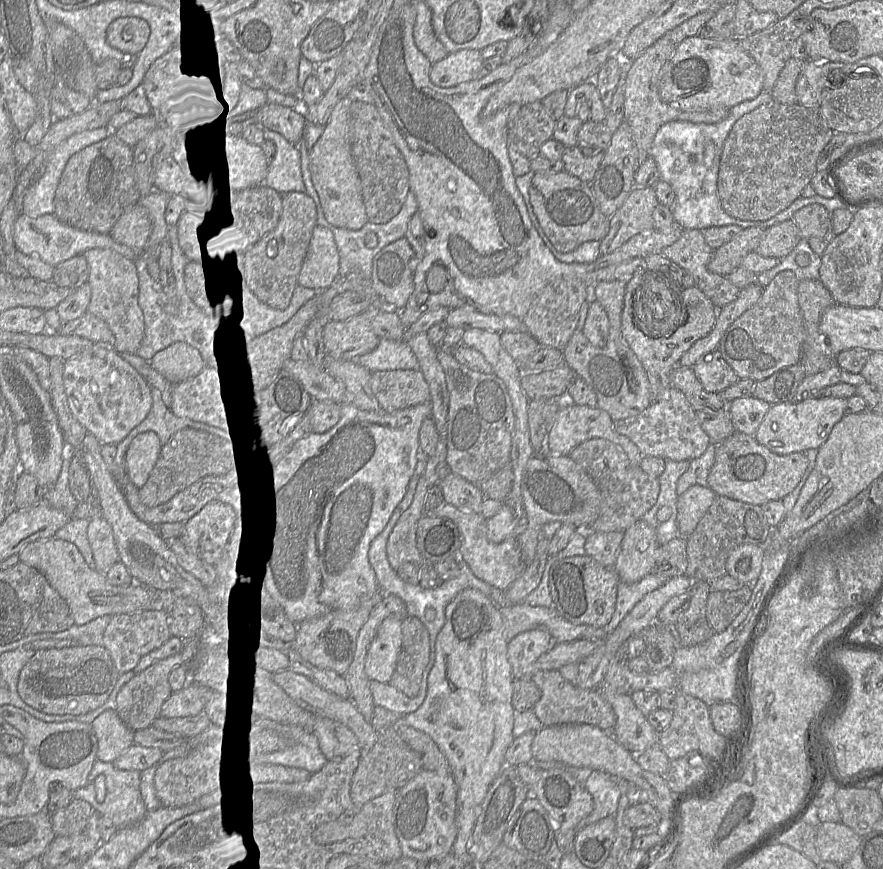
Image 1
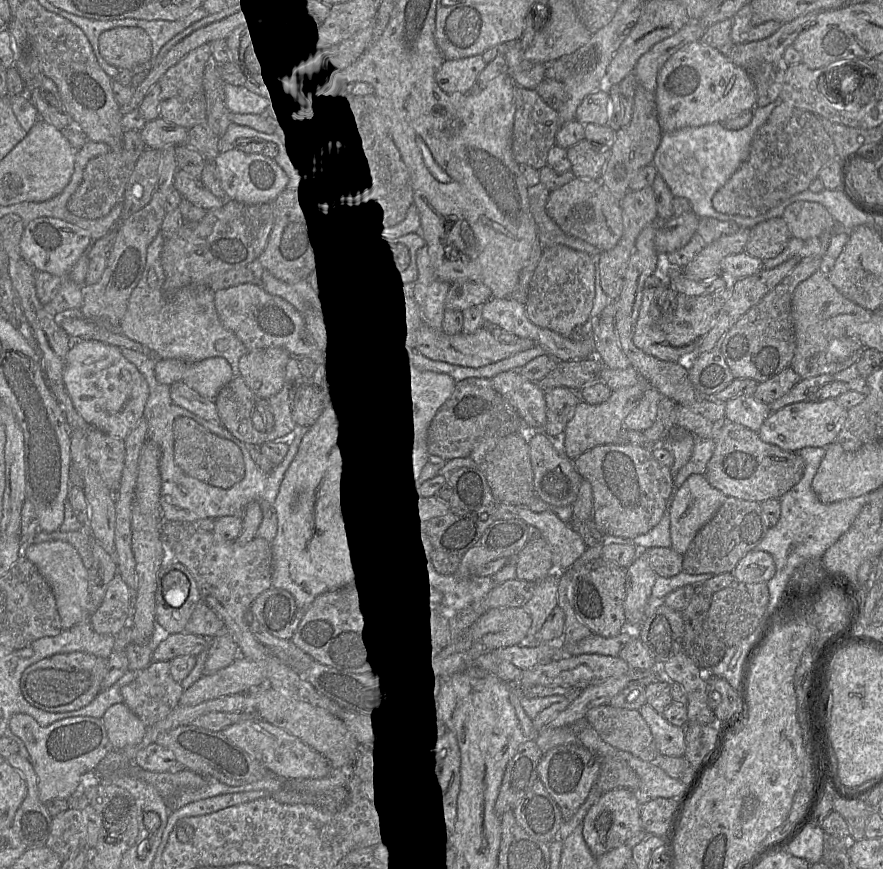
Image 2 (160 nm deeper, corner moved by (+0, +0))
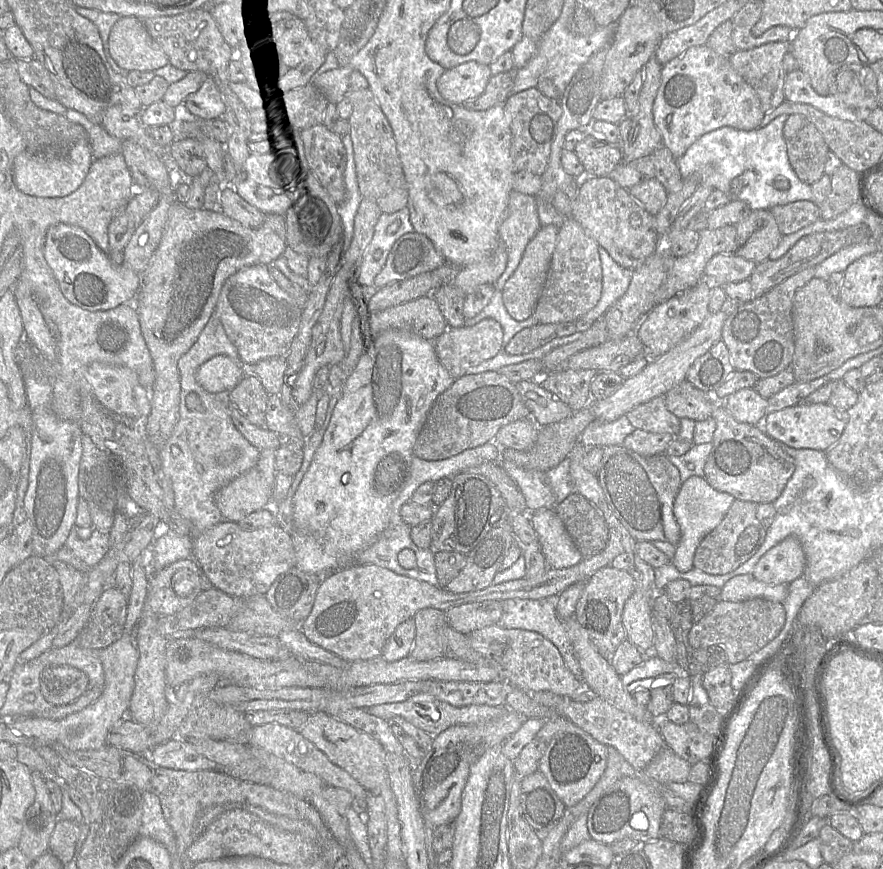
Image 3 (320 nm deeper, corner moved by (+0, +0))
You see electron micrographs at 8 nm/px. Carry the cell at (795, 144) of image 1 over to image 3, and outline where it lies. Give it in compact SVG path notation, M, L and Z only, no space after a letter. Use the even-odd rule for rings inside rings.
M801 114L787 117L783 127L789 163L798 178L812 185L824 175L829 148L816 126Z

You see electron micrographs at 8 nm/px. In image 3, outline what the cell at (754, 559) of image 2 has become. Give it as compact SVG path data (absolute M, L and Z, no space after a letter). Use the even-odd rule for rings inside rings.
M787 537L760 558L752 575L767 584L790 584L803 574L805 564L800 541Z

